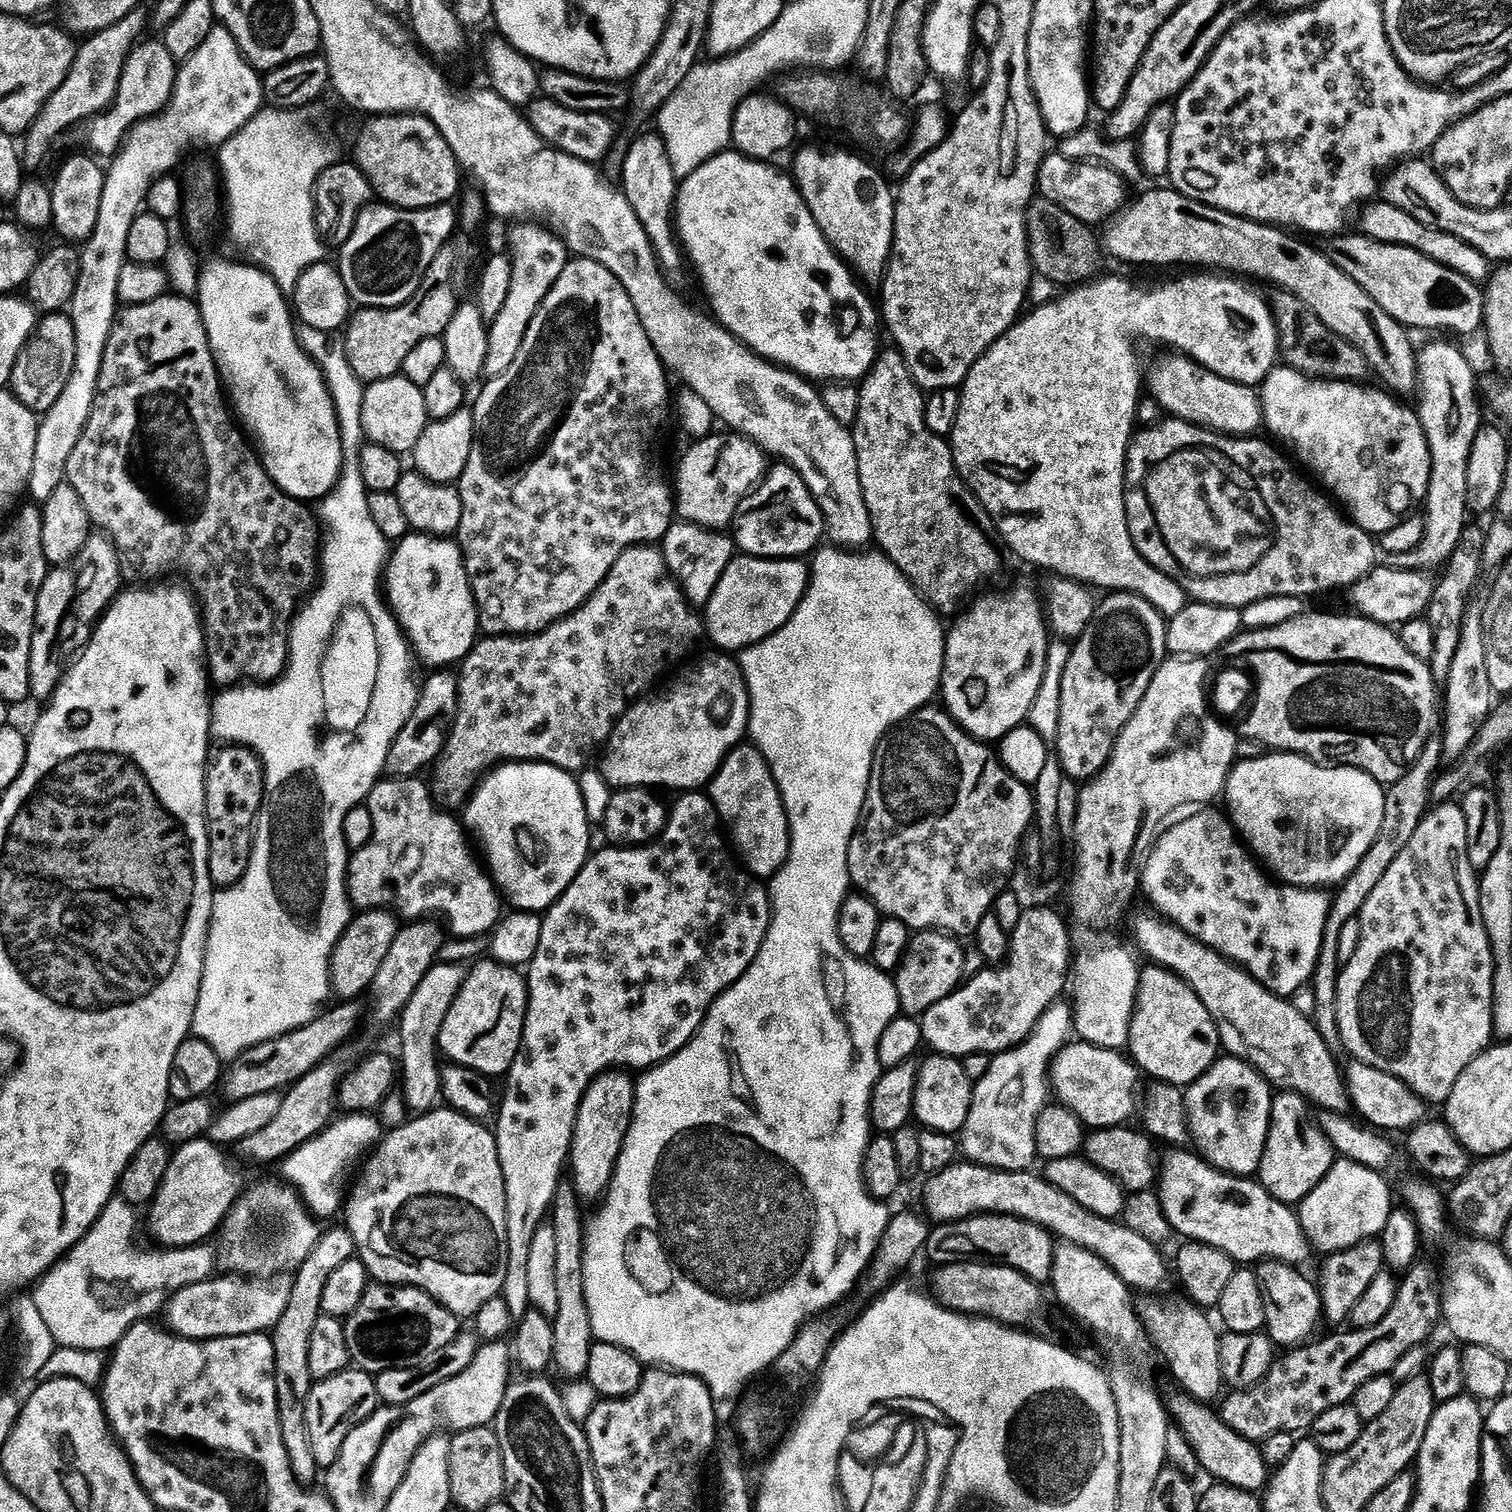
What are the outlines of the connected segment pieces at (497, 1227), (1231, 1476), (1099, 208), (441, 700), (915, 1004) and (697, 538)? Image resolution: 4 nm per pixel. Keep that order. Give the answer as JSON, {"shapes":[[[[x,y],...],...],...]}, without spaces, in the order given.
{"shapes":[[[[448,1106],[437,1107],[433,1111],[417,1115],[414,1119],[417,1120],[410,1121],[411,1119],[409,1119],[407,1122],[393,1127],[396,1129],[389,1136],[387,1133],[375,1151],[367,1157],[366,1163],[363,1165],[363,1168],[365,1167],[364,1177],[357,1182],[353,1192],[351,1189],[346,1200],[346,1212],[348,1208],[348,1221],[346,1222],[353,1235],[358,1238],[365,1236],[368,1239],[369,1250],[378,1259],[384,1260],[384,1268],[388,1271],[388,1276],[392,1279],[389,1281],[393,1285],[423,1288],[424,1291],[435,1296],[441,1304],[445,1304],[454,1315],[461,1318],[467,1318],[467,1316],[472,1318],[482,1310],[482,1306],[486,1306],[486,1302],[490,1302],[503,1293],[504,1286],[508,1282],[508,1273],[514,1268],[514,1264],[512,1264],[513,1229],[508,1222],[508,1186],[504,1177],[504,1167],[500,1161],[496,1133],[491,1127]]],[[[1191,1395],[1176,1396],[1170,1400],[1170,1412],[1175,1423],[1188,1435],[1200,1464],[1221,1484],[1229,1484],[1247,1492],[1263,1493],[1270,1483],[1270,1464],[1264,1458],[1261,1445],[1240,1436],[1225,1422],[1219,1411],[1211,1412],[1207,1403]]],[[[1049,154],[1040,167],[1039,195],[1089,226],[1097,226],[1103,220],[1111,221],[1125,207],[1128,192],[1124,188],[1128,189],[1123,176],[1096,162],[1068,160],[1059,154]]],[[[452,670],[435,671],[428,681],[423,681],[420,701],[414,706],[414,714],[402,728],[390,754],[387,775],[392,778],[416,778],[433,767],[443,757],[444,747],[456,721],[460,706],[460,681]]],[[[920,930],[912,937],[908,953],[895,973],[903,1011],[913,1018],[923,1017],[930,1006],[942,1002],[960,987],[964,976],[964,948],[957,937],[939,930]]],[[[673,522],[662,541],[662,551],[672,575],[683,588],[685,596],[696,606],[704,606],[715,592],[719,580],[737,555],[736,541],[720,530],[703,528],[687,522]]]]}

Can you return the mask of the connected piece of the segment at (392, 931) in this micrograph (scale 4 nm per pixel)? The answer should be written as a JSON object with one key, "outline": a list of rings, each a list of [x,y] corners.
{"outline":[[[364,910],[353,919],[344,932],[332,956],[332,977],[335,995],[344,1002],[356,1002],[364,991],[371,989],[378,978],[378,970],[382,970],[382,962],[390,954],[390,946],[394,946],[394,938],[398,938],[402,924],[397,913],[392,910]]]}

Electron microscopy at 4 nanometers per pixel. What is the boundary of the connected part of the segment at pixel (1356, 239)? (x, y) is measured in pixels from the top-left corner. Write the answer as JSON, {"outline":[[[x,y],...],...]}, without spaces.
{"outline":[[[1341,234],[1327,241],[1326,253],[1334,265],[1340,267],[1398,323],[1409,330],[1425,328],[1428,332],[1456,332],[1464,336],[1481,331],[1484,323],[1484,293],[1481,285],[1467,280],[1462,274],[1434,262],[1426,254],[1406,246],[1394,246],[1386,242],[1371,240],[1363,234]]]}

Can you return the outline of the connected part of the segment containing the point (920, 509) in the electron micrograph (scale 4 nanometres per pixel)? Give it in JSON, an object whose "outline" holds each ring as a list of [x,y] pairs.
{"outline":[[[899,350],[891,351],[881,351],[875,368],[858,388],[860,405],[851,433],[858,454],[862,494],[872,519],[872,535],[875,543],[880,543],[879,551],[899,566],[904,577],[937,613],[955,617],[979,584],[999,574],[1000,552],[984,533],[984,523],[987,525],[990,520],[988,511],[961,478],[952,457],[951,443],[943,436],[935,436],[926,422],[925,393],[914,382],[903,354]]]}

